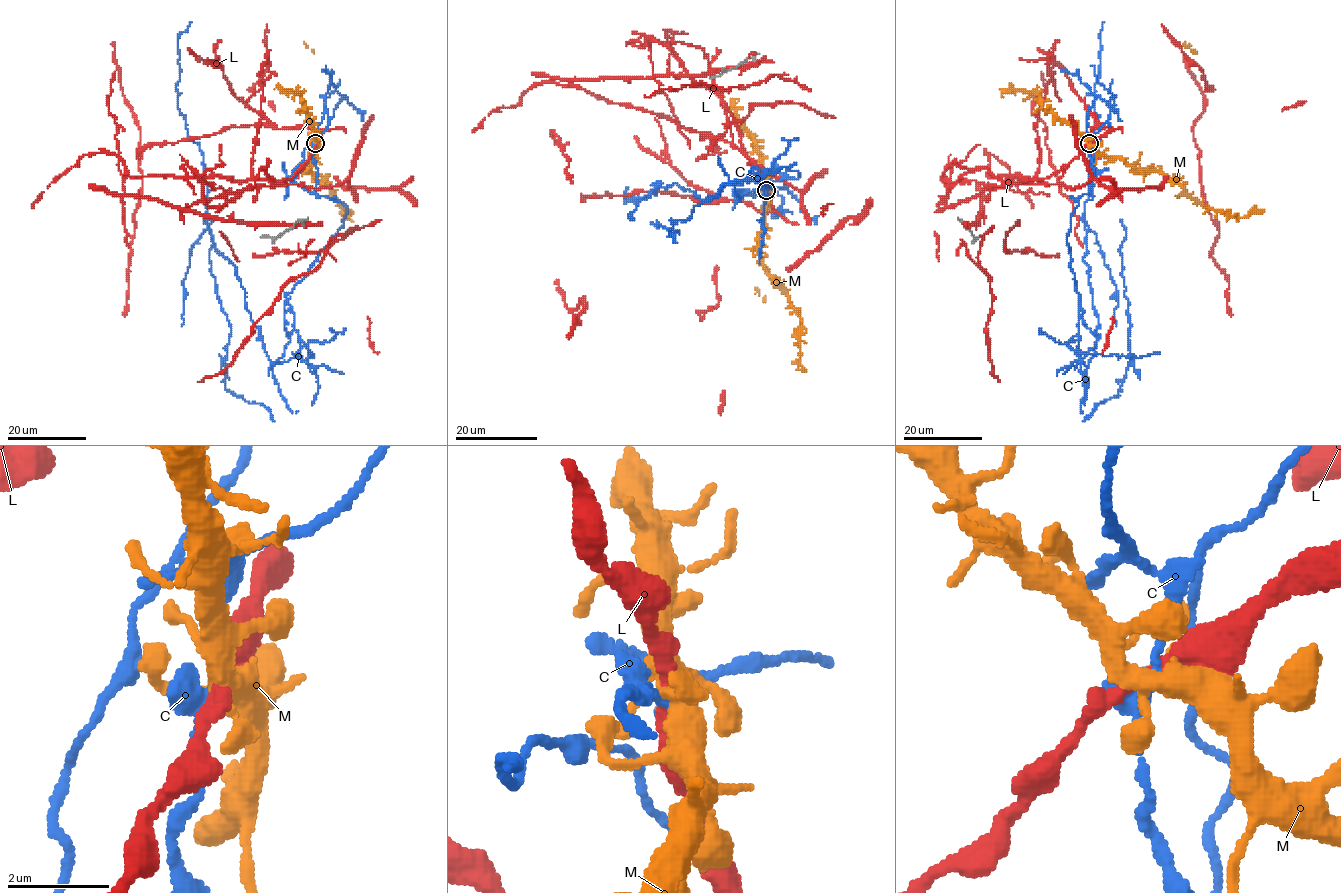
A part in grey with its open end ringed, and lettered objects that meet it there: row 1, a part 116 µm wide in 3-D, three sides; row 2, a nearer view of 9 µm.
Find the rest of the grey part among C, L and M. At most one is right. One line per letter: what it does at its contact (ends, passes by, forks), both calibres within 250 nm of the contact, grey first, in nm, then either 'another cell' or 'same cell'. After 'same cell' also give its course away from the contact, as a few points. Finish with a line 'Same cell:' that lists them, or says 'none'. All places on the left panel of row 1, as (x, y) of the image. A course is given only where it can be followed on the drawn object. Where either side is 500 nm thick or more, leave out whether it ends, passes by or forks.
C: it forks | 50/150 nm | another cell
L: it passes by | 50/280 nm | another cell
M: it forks | 50/400 nm | another cell
Same cell: none

